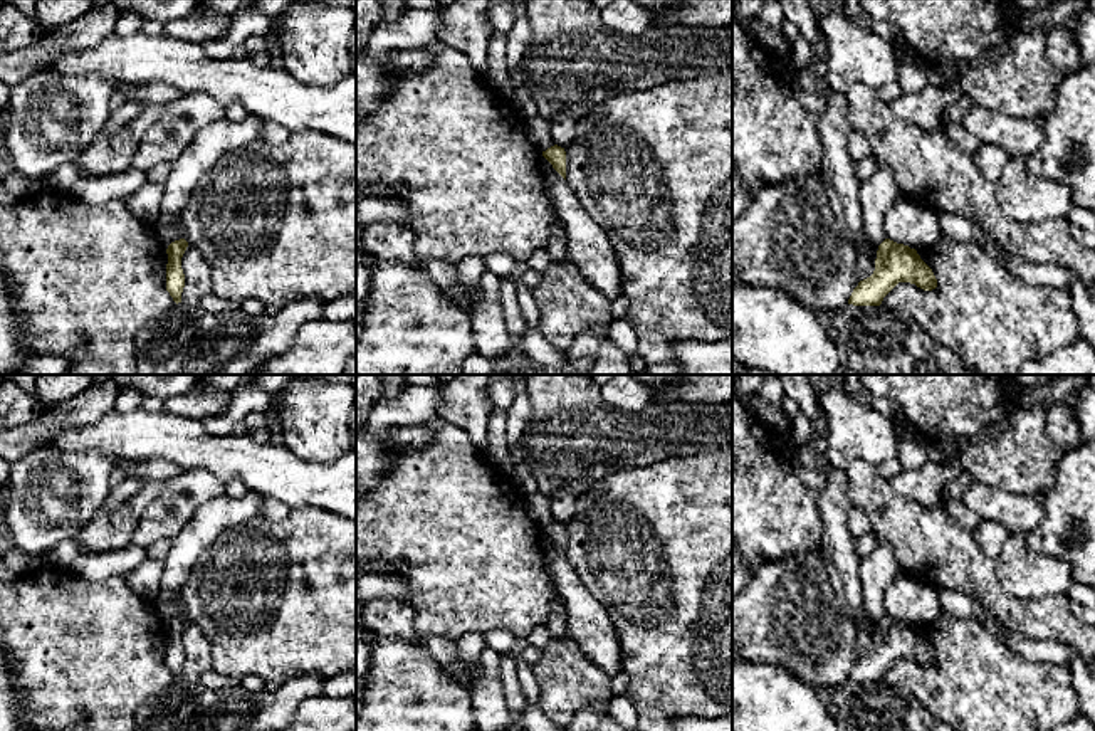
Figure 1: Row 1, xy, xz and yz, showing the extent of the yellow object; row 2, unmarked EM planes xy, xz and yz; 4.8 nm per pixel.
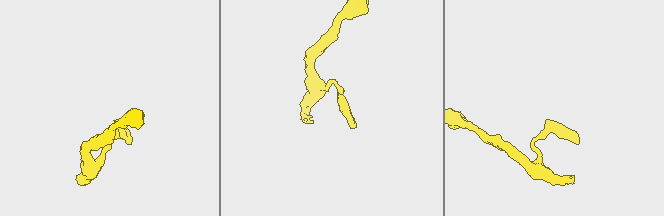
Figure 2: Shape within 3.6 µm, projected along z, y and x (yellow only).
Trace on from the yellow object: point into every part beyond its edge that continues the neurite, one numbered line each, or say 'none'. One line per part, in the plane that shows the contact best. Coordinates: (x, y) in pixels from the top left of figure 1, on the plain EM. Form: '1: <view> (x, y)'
none

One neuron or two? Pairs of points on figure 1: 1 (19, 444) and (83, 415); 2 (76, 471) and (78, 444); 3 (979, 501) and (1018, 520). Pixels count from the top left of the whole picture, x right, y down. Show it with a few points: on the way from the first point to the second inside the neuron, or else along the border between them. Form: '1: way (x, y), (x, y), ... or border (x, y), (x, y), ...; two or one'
1: way (34, 436), (51, 419), (68, 415); one
2: border (47, 446), (57, 451), (99, 451), (115, 461); two
3: way (990, 503), (1008, 510); one

